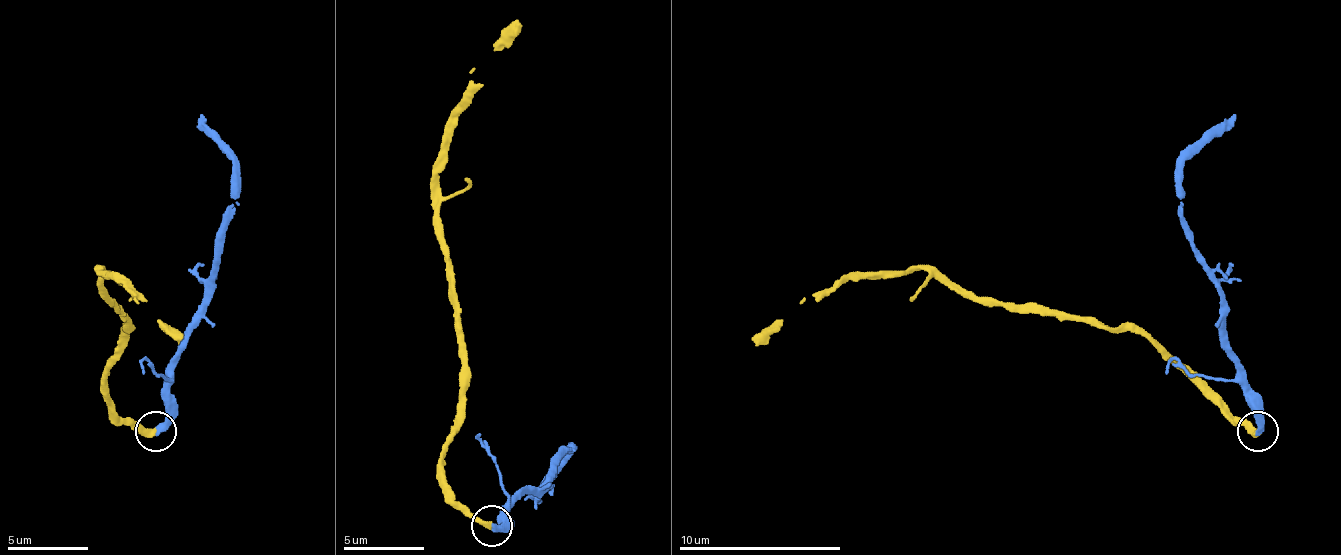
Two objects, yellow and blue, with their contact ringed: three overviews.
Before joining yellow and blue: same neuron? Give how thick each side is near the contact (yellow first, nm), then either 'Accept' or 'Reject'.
Thickness 380 nm (yellow) against 420 nm. Accept

